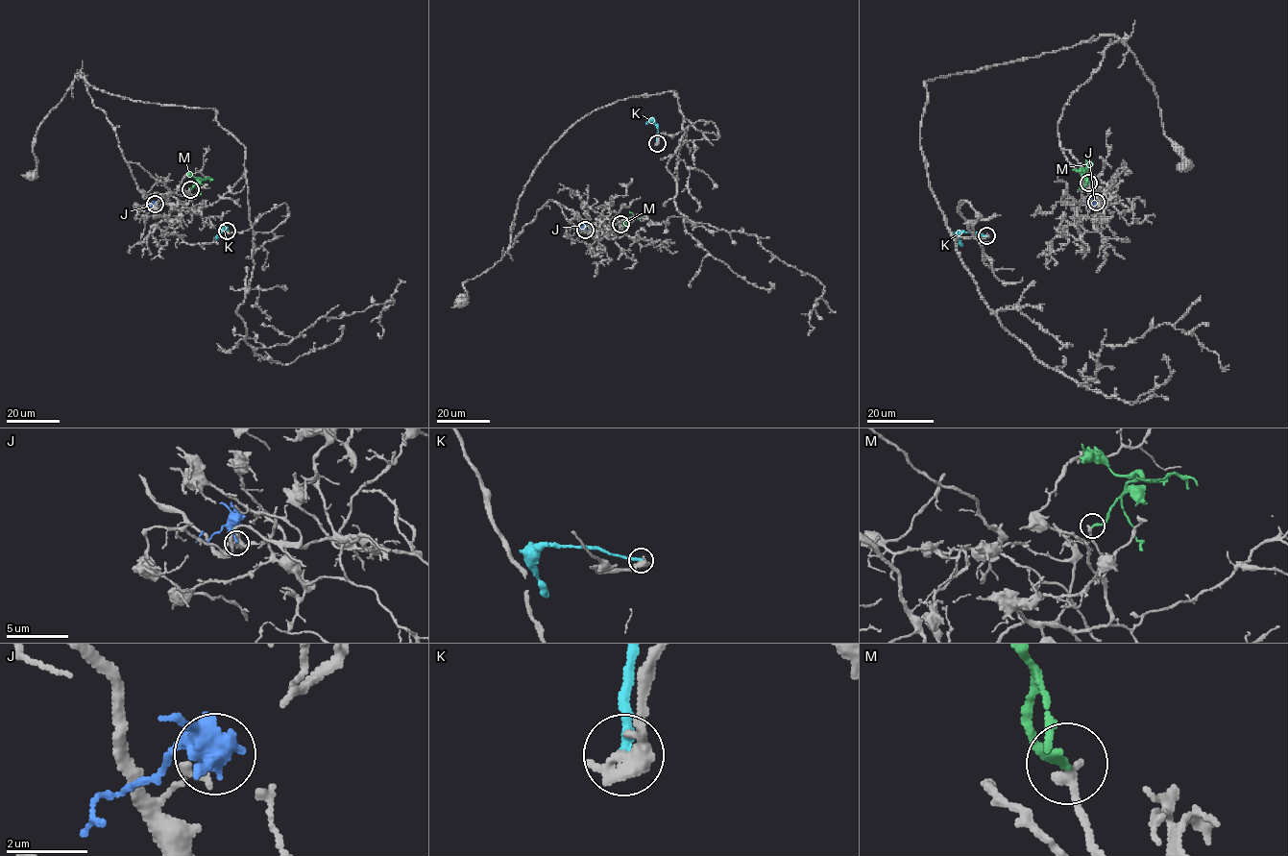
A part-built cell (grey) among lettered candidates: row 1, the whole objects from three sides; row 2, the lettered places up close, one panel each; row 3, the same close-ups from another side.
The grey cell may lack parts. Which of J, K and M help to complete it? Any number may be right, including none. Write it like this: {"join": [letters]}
{"join": ["M"]}

